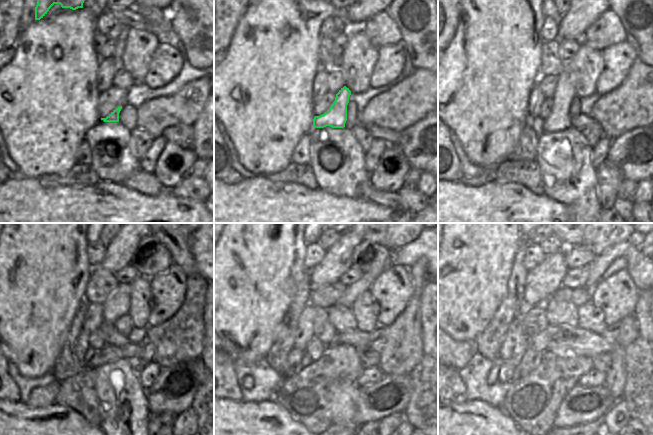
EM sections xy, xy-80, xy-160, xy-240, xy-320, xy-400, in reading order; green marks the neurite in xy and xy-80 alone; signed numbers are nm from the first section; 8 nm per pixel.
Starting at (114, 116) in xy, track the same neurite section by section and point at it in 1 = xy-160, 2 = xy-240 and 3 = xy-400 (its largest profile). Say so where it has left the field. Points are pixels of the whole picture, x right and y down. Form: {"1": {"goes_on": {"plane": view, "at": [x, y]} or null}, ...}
{"1": {"goes_on": {"plane": "xy-160", "at": [559, 119]}}, "2": {"goes_on": {"plane": "xy-240", "at": [116, 305]}}, "3": {"goes_on": {"plane": "xy-400", "at": [641, 269]}}}

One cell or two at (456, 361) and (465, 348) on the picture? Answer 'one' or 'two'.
one

